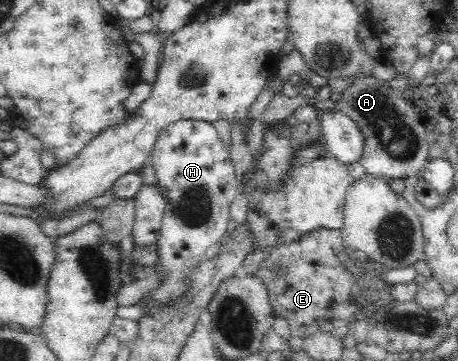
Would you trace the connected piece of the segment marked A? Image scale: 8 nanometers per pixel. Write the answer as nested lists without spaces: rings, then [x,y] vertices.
[[[370,74],[348,83],[340,99],[331,99],[331,88],[328,85],[320,87],[314,94],[314,99],[332,100],[337,111],[345,113],[358,125],[364,138],[362,155],[358,161],[367,173],[387,179],[405,179],[422,171],[427,164],[430,144],[419,115],[404,94],[405,92],[392,88],[390,81]]]

